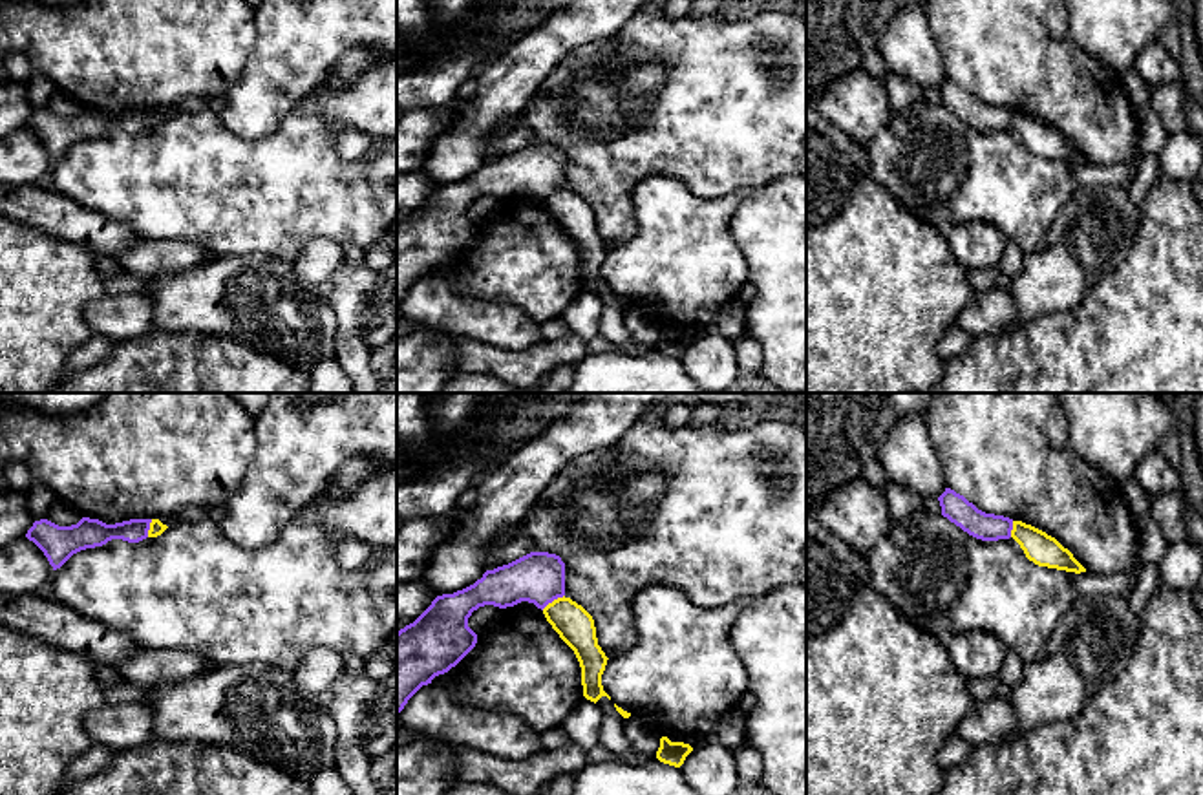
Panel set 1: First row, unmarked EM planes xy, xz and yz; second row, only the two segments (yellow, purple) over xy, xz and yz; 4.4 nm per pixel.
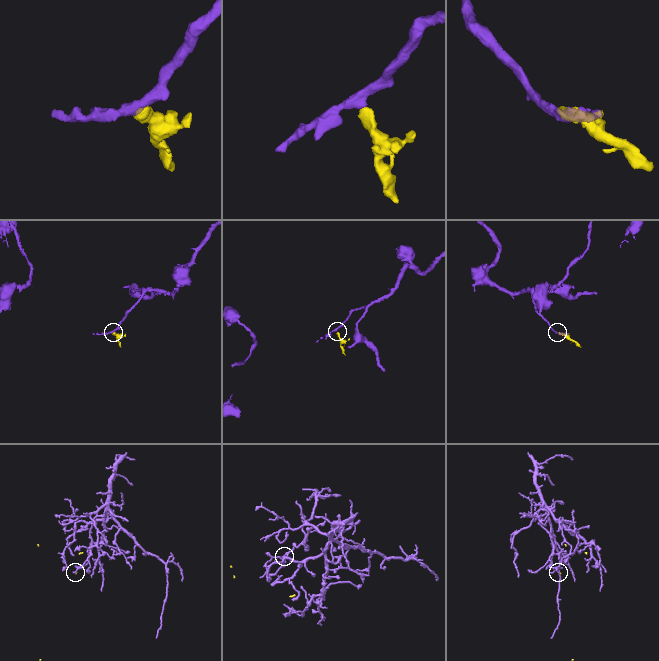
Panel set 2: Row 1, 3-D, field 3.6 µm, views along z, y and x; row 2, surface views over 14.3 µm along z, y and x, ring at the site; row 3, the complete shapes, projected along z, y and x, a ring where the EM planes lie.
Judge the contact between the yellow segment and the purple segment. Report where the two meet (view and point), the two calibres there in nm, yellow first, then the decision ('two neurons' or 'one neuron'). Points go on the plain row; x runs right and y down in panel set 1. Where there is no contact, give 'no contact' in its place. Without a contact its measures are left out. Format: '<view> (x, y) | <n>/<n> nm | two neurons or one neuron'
xz (554, 190) | 160/220 nm | two neurons

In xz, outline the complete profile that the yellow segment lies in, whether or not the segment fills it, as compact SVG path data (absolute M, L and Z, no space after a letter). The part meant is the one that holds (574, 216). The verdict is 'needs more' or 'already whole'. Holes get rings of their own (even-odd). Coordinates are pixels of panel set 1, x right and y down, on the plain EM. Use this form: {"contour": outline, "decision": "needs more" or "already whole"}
{"contour": "M558 188L543 199L547 212L559 228L574 241L581 258L583 287L598 292L602 287L611 287L603 281L602 265L607 256L607 247L598 236L592 207L570 188Z", "decision": "already whole"}

